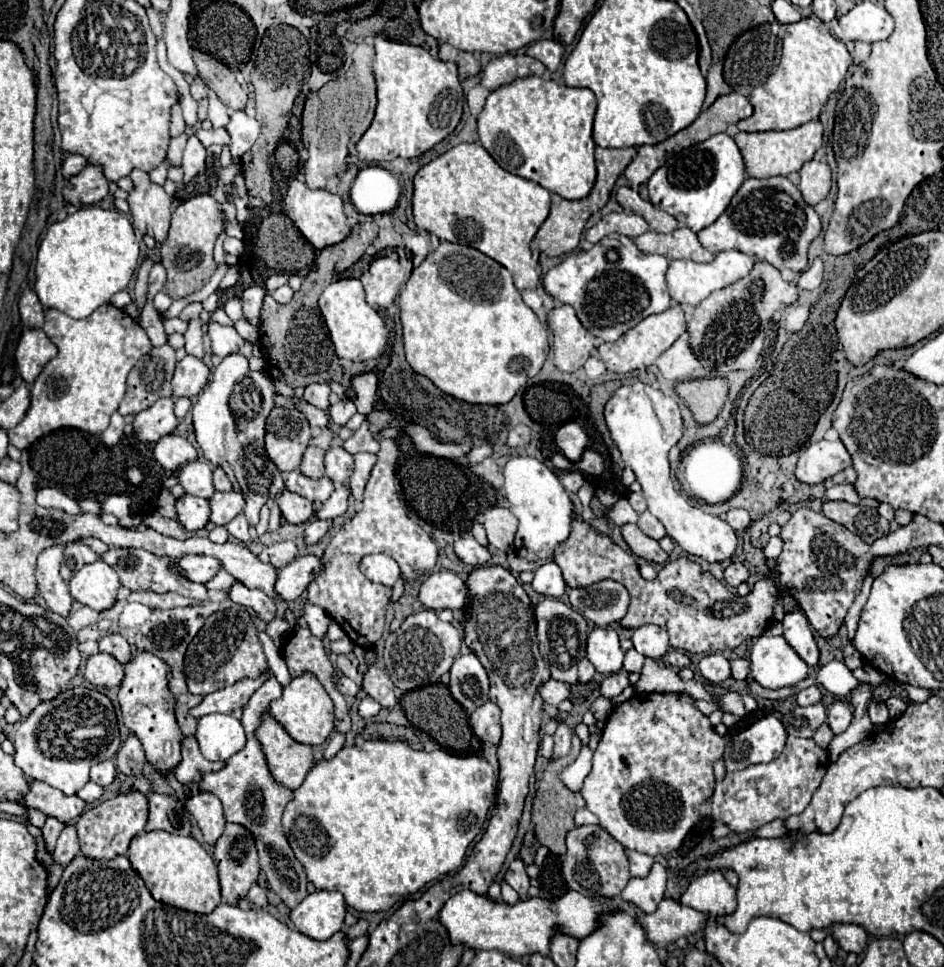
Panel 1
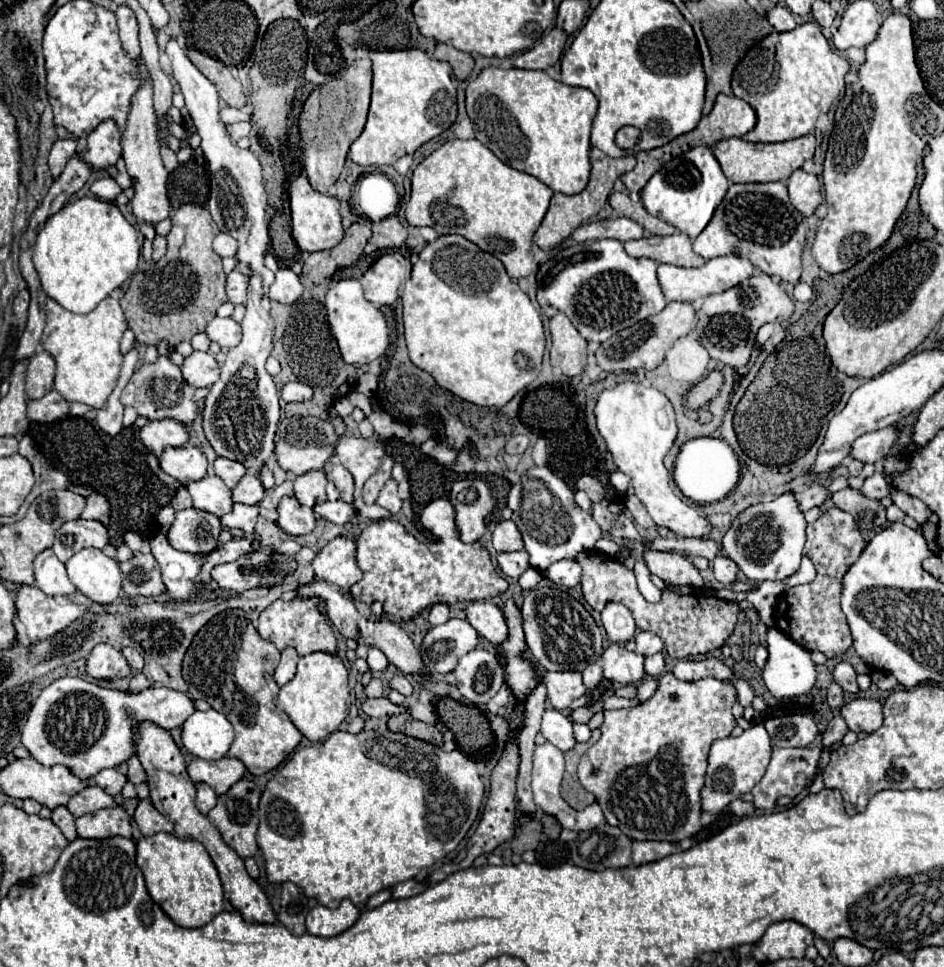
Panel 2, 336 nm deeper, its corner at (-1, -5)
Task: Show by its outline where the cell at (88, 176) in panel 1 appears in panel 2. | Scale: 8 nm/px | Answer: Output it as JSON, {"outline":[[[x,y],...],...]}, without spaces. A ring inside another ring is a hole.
{"outline":[[[113,119],[101,121],[87,137],[87,149],[81,153],[95,169],[107,169],[121,157],[121,129]]]}

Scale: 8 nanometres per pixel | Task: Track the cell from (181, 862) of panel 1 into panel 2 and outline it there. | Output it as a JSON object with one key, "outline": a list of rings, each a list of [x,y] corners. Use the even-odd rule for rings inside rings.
{"outline":[[[157,833],[137,841],[137,865],[143,871],[151,899],[179,927],[203,927],[223,911],[223,885],[219,873],[199,841],[183,841],[175,835]]]}

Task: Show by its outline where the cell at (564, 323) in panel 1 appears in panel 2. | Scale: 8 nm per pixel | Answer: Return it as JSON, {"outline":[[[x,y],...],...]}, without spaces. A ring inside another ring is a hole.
{"outline":[[[557,313],[549,323],[551,331],[551,365],[559,367],[567,377],[575,377],[585,369],[587,341],[579,335],[567,315]]]}

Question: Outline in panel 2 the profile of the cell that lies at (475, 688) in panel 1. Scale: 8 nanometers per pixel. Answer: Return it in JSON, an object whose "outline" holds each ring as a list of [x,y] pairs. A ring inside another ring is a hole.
{"outline":[[[481,647],[461,657],[453,675],[457,679],[461,695],[473,701],[475,705],[489,703],[489,699],[495,697],[495,693],[505,683],[503,667],[497,655]]]}

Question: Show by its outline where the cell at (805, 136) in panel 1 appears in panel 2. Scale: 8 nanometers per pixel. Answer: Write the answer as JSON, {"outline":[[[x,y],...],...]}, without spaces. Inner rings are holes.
{"outline":[[[803,135],[783,143],[747,143],[739,137],[723,139],[709,147],[715,159],[719,161],[725,177],[731,183],[767,183],[767,181],[785,181],[795,169],[803,165],[805,159],[811,159],[815,153],[815,135]]]}

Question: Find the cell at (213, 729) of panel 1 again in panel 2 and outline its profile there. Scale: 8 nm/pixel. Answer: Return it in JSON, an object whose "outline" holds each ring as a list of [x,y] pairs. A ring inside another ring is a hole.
{"outline":[[[215,709],[195,711],[181,727],[183,747],[201,759],[221,759],[233,743],[235,731],[227,717]]]}

